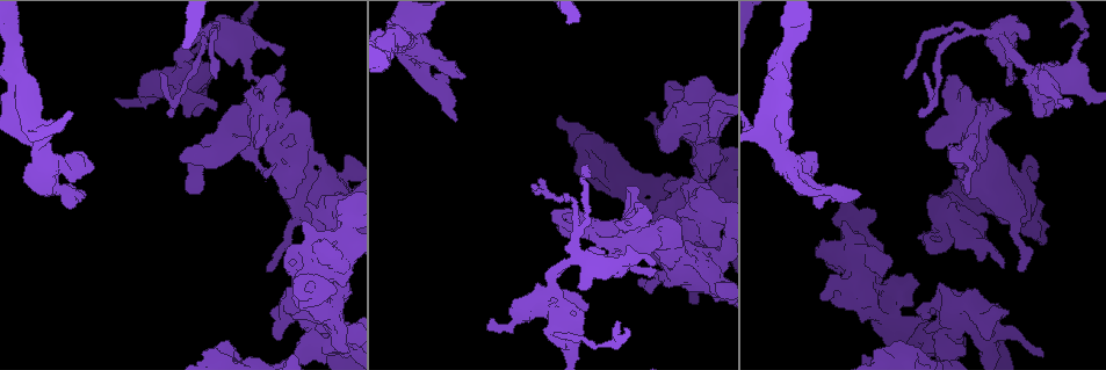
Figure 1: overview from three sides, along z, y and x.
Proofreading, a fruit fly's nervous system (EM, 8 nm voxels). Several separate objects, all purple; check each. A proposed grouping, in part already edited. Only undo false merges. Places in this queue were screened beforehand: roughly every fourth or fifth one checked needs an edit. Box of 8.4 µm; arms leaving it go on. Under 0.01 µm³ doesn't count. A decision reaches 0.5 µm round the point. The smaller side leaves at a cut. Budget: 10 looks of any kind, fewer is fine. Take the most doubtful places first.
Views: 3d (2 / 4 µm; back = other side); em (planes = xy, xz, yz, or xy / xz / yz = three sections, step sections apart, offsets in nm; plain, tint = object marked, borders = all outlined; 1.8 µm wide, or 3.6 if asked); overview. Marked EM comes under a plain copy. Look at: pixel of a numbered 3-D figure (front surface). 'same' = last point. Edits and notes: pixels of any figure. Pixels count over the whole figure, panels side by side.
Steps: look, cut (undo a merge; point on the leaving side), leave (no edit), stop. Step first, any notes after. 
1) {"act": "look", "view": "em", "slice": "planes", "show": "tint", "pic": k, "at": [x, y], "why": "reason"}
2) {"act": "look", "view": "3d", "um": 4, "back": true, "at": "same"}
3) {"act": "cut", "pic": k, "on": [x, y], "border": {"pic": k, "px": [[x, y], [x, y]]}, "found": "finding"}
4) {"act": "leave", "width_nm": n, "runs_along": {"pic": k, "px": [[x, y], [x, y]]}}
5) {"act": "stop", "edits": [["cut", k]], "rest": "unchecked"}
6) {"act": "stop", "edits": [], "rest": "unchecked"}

{"act": "look", "view": "3d", "um": 4, "pic": 1, "at": [773, 129], "why": "small branch off a trunk"}

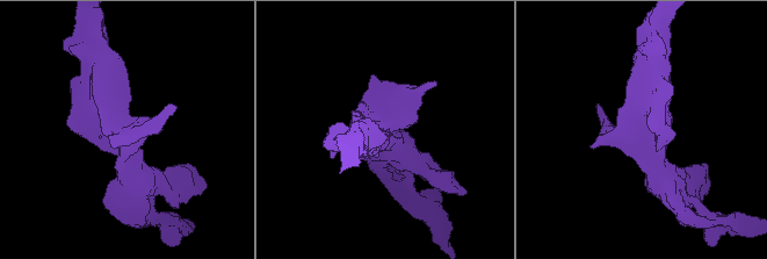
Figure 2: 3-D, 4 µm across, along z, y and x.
{"act": "look", "view": "em", "slice": "planes", "show": "tint", "pic": 2, "at": [384, 126], "why": "now the EM"}

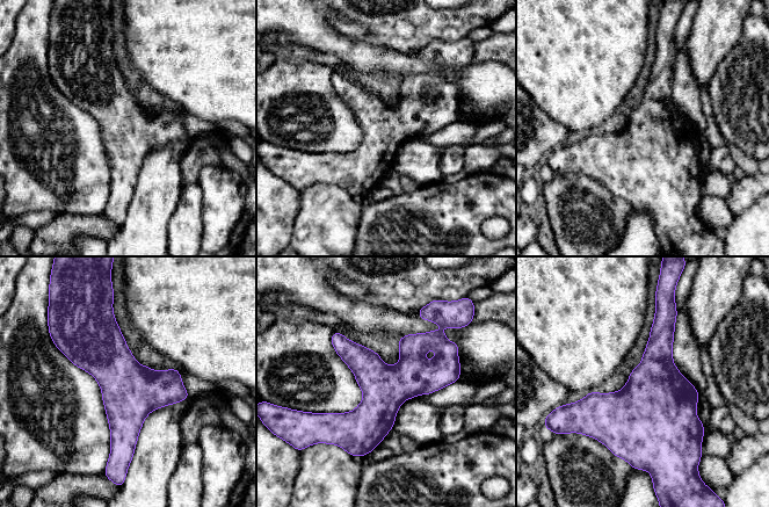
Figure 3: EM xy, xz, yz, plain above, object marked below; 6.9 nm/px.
{"act": "leave", "runs_along": {"pic": 3, "px": [[455, 374], [411, 376], [363, 420], [324, 415]]}, "found": "all the same neuron"}

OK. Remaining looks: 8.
{"act": "look", "view": "em", "um": 3.6, "slice": "planes", "show": "tint", "pic": 1, "at": [181, 83], "why": "sudden change in width"}

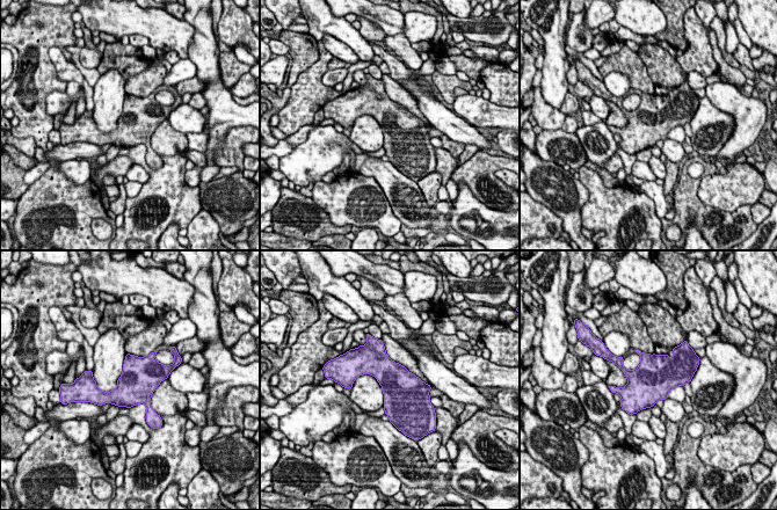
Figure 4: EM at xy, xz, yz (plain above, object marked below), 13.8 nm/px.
{"act": "leave", "width_nm": 480, "found": "continuous, no second neuron"}

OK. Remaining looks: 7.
{"act": "look", "view": "3d", "um": 4, "pic": 1, "at": [327, 194], "why": "sudden change in width"}

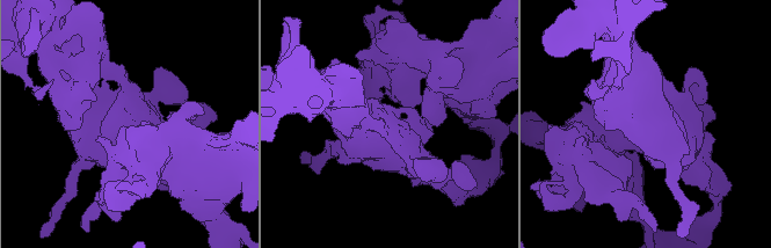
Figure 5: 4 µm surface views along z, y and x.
{"act": "look", "view": "em", "um": 3.6, "slice": "xy", "step": 8, "show": "tint", "pic": 5, "at": [131, 120]}

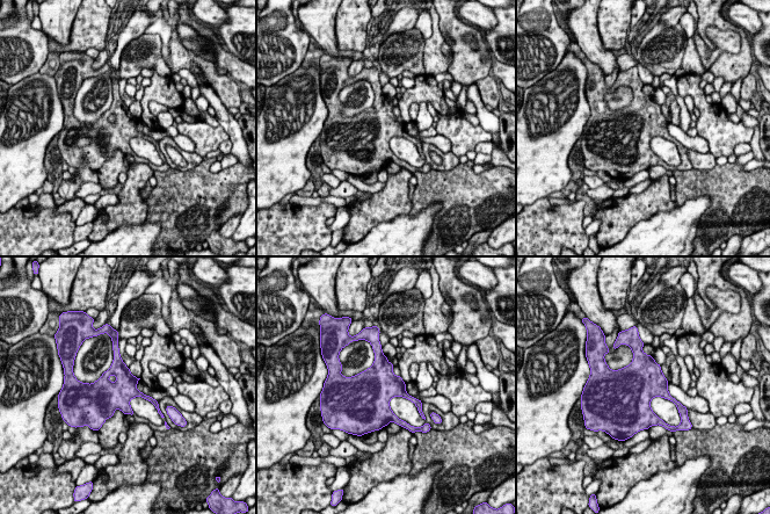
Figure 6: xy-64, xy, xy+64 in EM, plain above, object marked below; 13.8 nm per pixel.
{"act": "look", "view": "em", "um": 3.6, "slice": "planes", "show": "tint", "at": "same", "why": "cut it another way"}

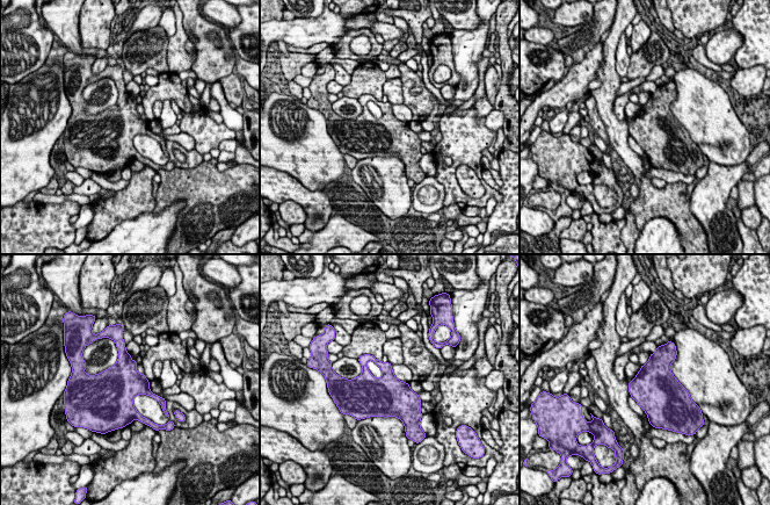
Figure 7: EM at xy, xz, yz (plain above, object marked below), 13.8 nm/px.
{"act": "leave", "found": "all the same neuron"}

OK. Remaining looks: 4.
{"act": "look", "view": "3d", "um": 2, "back": true, "pic": 1, "at": [965, 159], "why": "abrupt turn"}

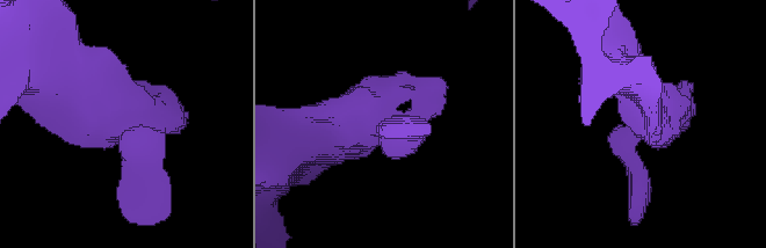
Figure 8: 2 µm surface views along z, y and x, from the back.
{"act": "look", "view": "em", "slice": "xy", "step": 4, "show": "tint", "pic": 8, "at": [127, 129]}

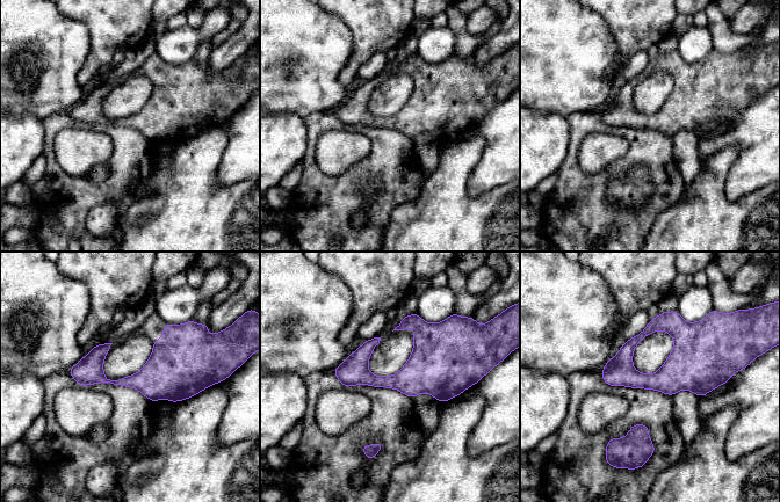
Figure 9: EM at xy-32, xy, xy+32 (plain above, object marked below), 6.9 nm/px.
{"act": "look", "view": "em", "slice": "planes", "show": "borders", "at": "same", "why": "cut it another way"}

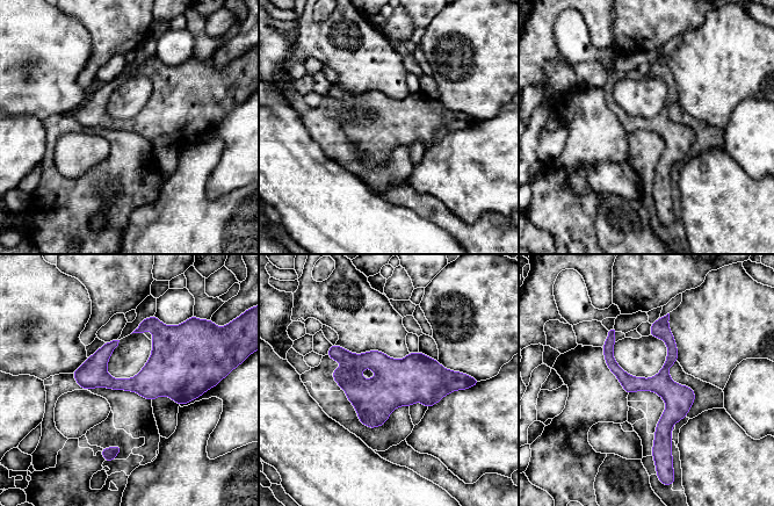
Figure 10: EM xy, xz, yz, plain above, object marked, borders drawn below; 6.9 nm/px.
{"act": "leave", "found": "continuous, no second neuron"}

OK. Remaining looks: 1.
{"act": "stop", "edits": [], "rest": "unchecked"}

